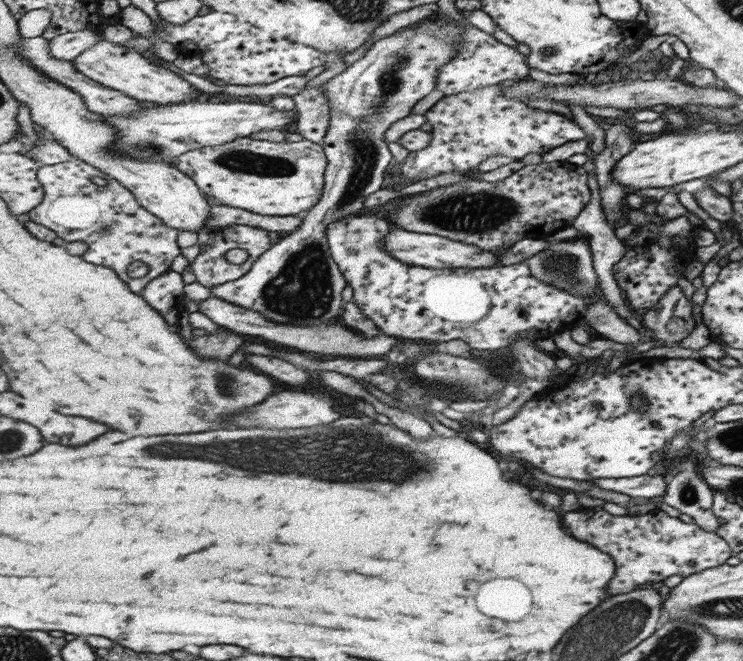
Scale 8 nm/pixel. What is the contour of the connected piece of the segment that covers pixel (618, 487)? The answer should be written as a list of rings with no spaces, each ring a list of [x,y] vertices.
[[[641,475],[623,480],[595,480],[601,488],[611,488],[615,492],[623,492],[637,499],[652,499],[665,492],[666,477],[662,475]]]

